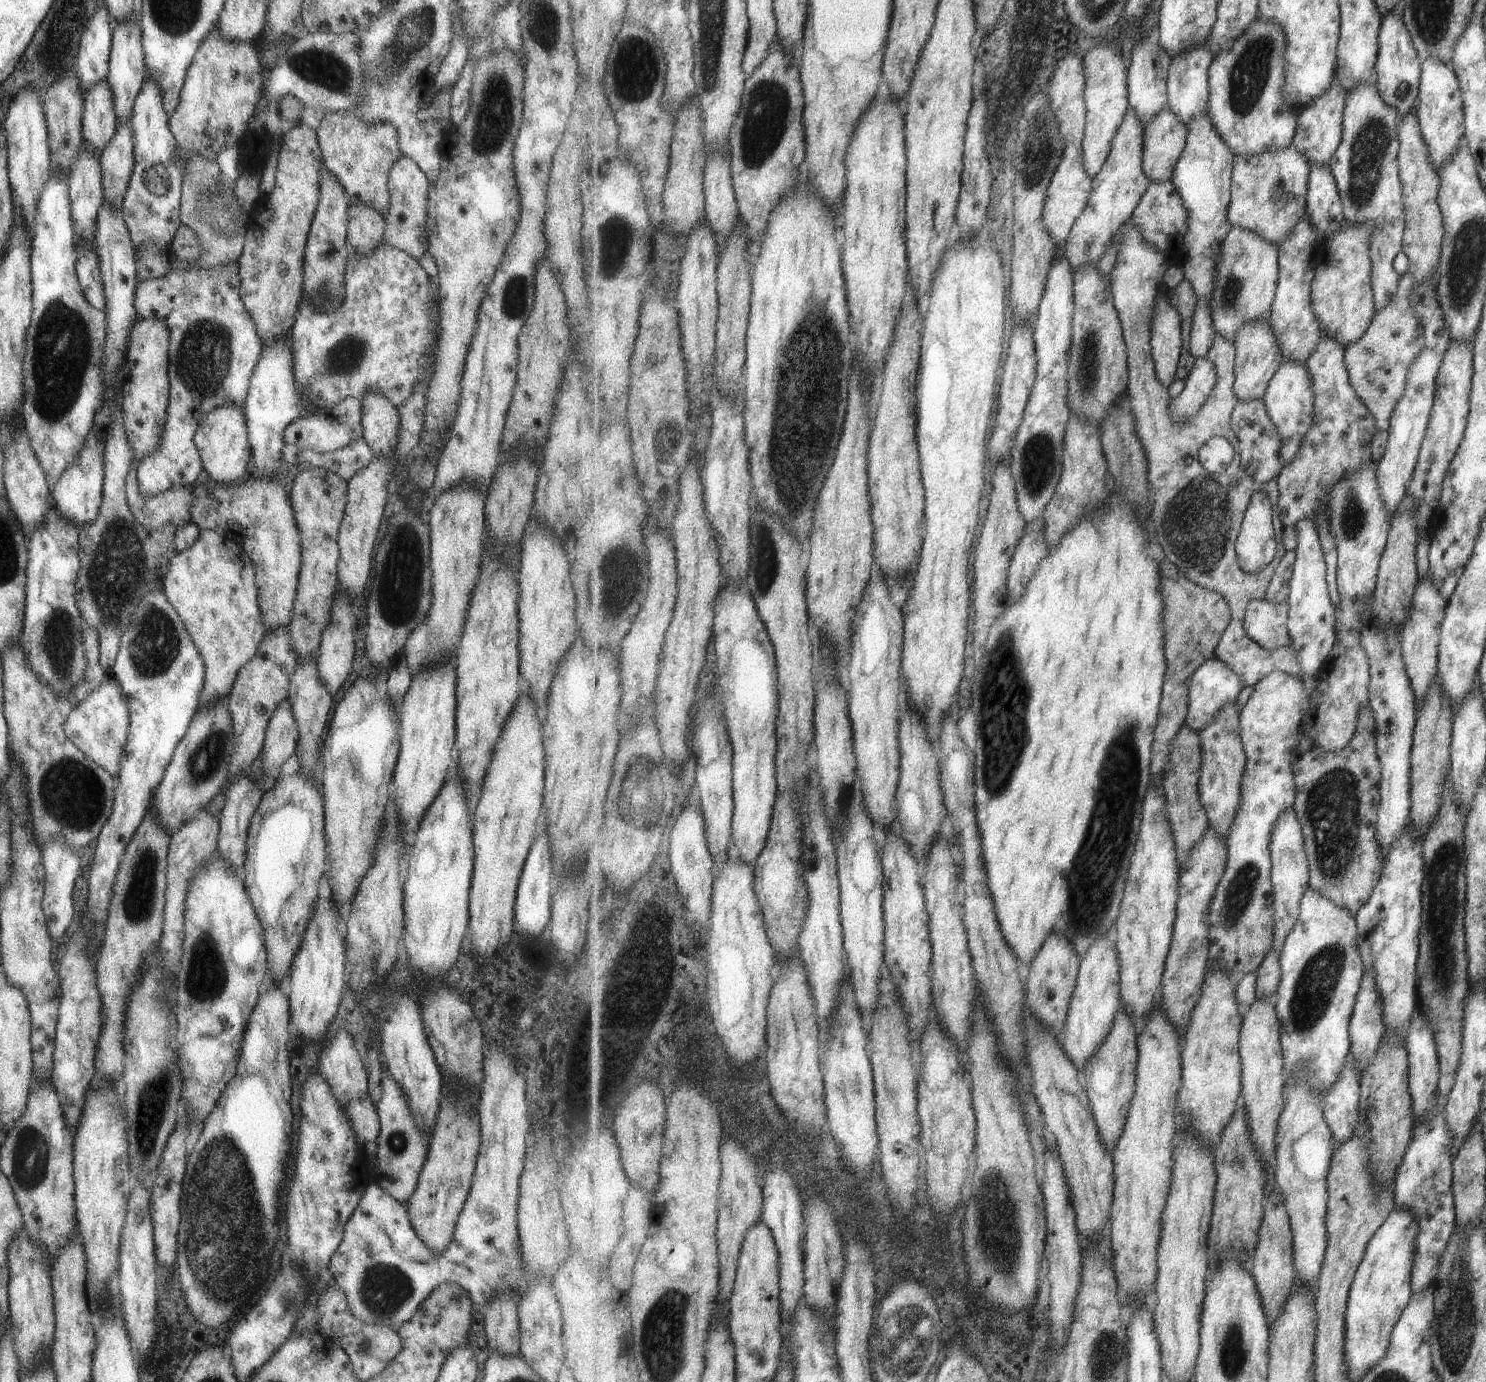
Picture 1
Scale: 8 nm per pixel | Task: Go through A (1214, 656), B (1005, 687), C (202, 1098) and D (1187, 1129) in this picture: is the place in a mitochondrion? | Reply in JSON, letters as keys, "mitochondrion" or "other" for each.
{"A":"other","B":"mitochondrion","C":"other","D":"other"}

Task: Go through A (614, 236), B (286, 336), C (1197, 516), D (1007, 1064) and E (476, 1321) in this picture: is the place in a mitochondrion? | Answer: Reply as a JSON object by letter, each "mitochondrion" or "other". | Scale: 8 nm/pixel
{"A":"mitochondrion","B":"other","C":"mitochondrion","D":"other","E":"other"}

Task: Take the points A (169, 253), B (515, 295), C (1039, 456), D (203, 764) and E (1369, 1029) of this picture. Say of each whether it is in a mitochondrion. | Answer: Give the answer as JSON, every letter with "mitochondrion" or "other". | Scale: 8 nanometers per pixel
{"A":"other","B":"mitochondrion","C":"mitochondrion","D":"mitochondrion","E":"other"}

